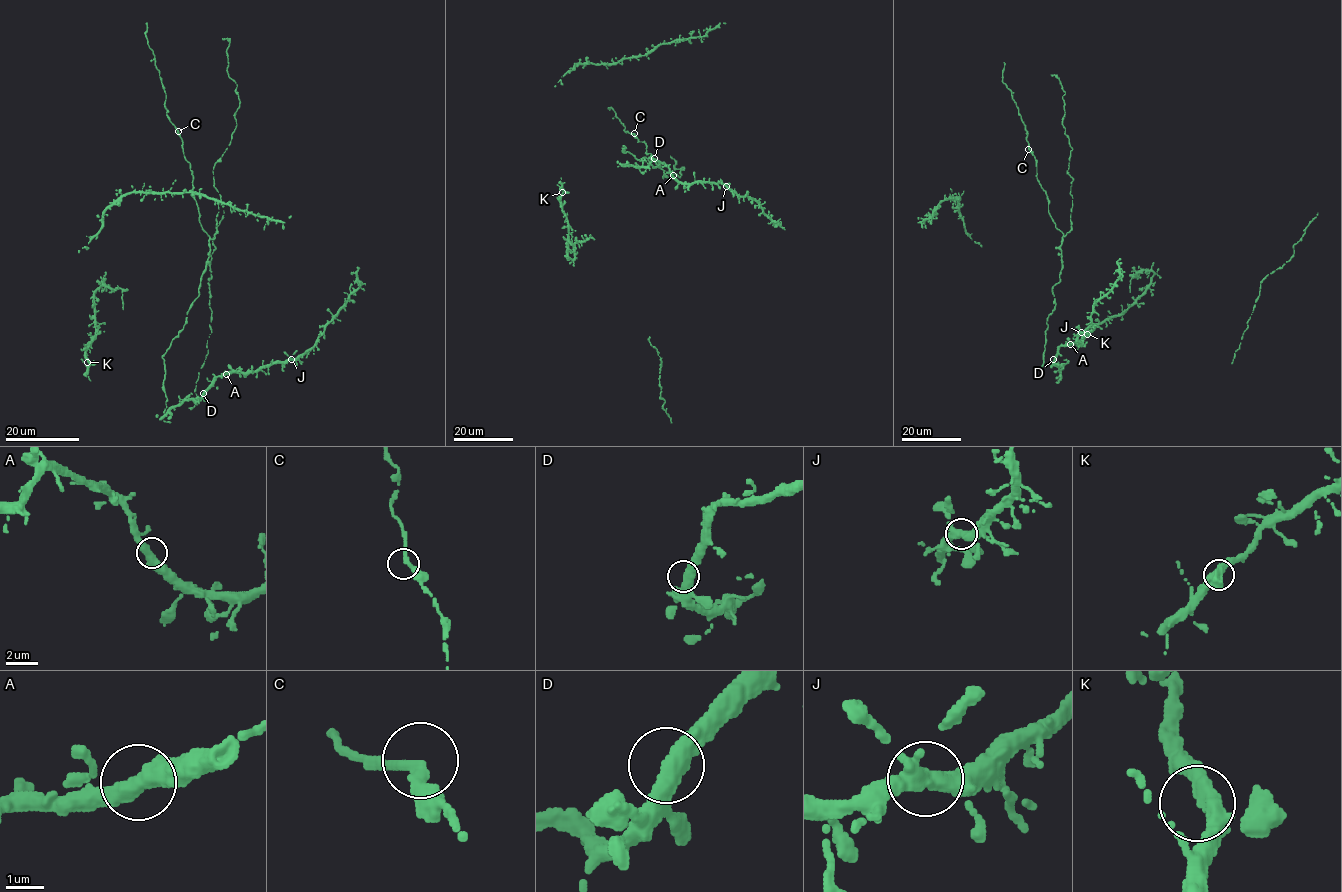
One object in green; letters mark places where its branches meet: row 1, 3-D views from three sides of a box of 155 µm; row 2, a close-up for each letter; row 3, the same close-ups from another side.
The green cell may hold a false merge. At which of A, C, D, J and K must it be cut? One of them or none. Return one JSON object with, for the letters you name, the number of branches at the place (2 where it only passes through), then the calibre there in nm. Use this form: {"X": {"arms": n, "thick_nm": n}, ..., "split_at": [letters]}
{"split_at": []}

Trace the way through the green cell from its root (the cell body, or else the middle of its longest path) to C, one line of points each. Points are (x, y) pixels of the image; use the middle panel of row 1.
C: (625, 148), (623, 152), (640, 161), (645, 157), (660, 168), (634, 133)

